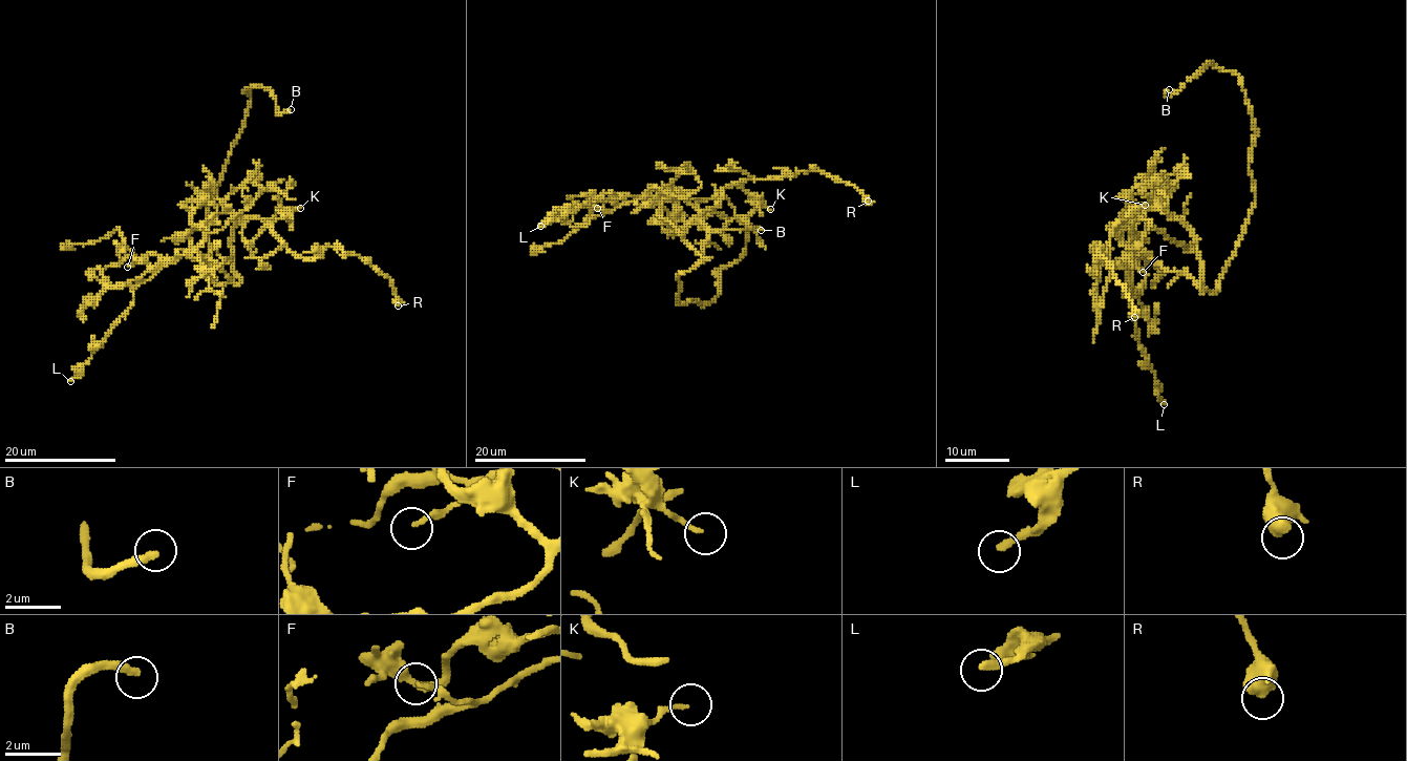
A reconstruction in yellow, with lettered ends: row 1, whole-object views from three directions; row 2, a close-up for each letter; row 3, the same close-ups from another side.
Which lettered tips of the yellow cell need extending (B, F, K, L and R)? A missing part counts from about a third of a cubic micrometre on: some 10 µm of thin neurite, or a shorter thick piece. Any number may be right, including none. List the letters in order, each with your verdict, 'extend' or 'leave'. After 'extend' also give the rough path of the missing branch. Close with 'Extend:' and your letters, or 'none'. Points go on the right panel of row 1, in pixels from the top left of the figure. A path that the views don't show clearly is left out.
B: extend
F: leave
K: extend; course (1145, 205), (1163, 217), (1152, 220), (1139, 206)
L: leave
R: leave
Extend: B, K

